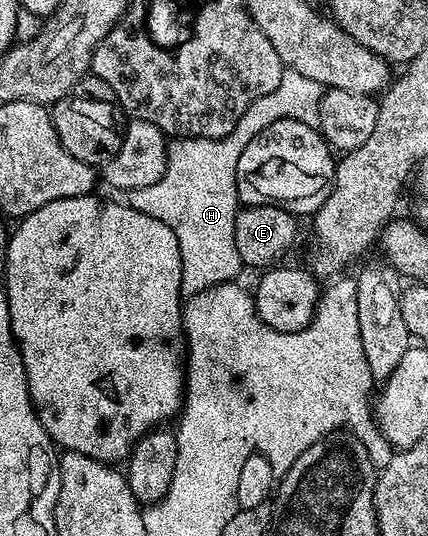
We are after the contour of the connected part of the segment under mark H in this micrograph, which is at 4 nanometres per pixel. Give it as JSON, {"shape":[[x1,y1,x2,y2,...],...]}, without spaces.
{"shape":[[286,69,279,85,271,89,267,97,251,101,247,113,239,117,235,129,231,129,225,138,174,138,168,144,169,161,163,177,159,177,155,185,128,192,127,202,130,207,139,209,139,213,147,213,147,217,163,221,163,225,175,233,181,258,182,296,203,293,203,289,211,289,220,283,232,283,238,278,237,274,243,271,239,249,235,249,235,217,239,210,239,157,243,157,243,149,251,145,260,131,280,119,298,119,317,127,322,94,319,81,311,81,311,77,303,77,303,73]]}

